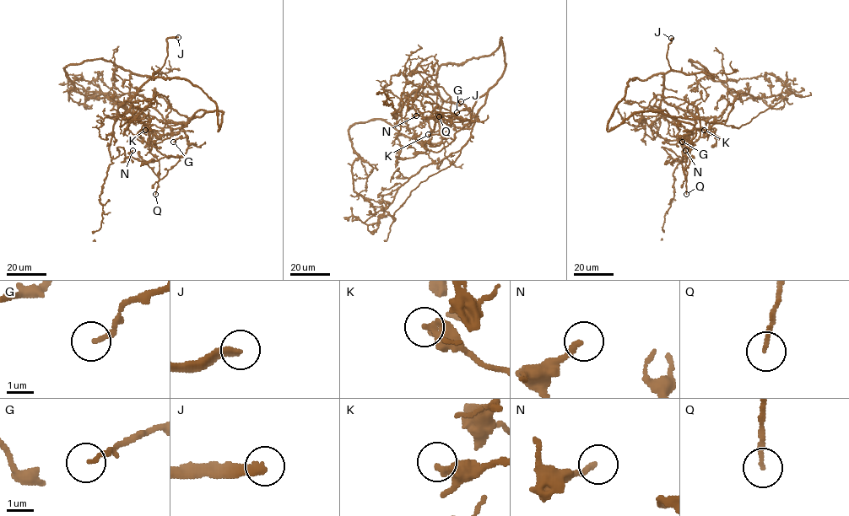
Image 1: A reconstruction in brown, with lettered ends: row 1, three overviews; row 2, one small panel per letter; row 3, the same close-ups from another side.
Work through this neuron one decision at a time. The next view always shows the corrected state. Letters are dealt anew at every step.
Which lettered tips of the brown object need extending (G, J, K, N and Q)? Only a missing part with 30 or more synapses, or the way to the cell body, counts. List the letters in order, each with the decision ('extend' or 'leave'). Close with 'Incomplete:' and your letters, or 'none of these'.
G: leave
J: leave
K: leave
N: leave
Q: leave
Incomplete: none of these

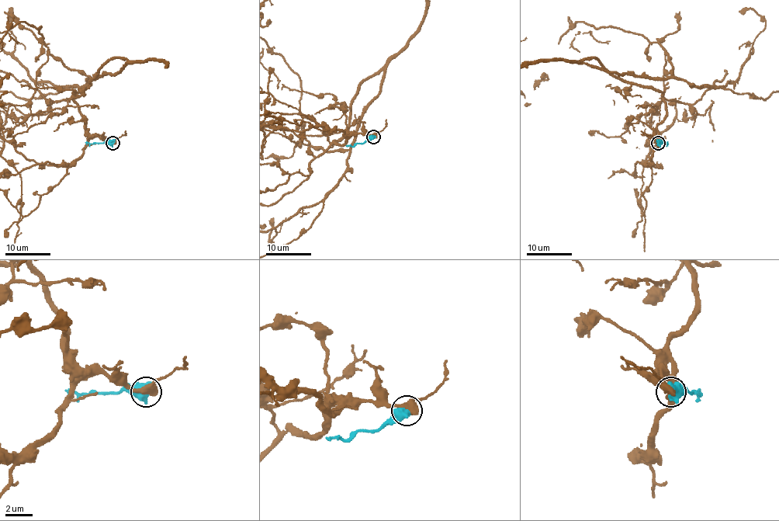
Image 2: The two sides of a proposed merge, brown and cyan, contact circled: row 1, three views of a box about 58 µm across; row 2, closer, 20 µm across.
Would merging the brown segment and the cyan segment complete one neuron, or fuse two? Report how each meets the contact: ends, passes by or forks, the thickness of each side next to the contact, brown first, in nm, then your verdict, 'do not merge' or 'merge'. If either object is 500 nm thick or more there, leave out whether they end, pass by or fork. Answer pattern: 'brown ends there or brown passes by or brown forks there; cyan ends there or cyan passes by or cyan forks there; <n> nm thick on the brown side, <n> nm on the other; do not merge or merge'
480 nm thick on the brown side, 900 nm on the other; do not merge

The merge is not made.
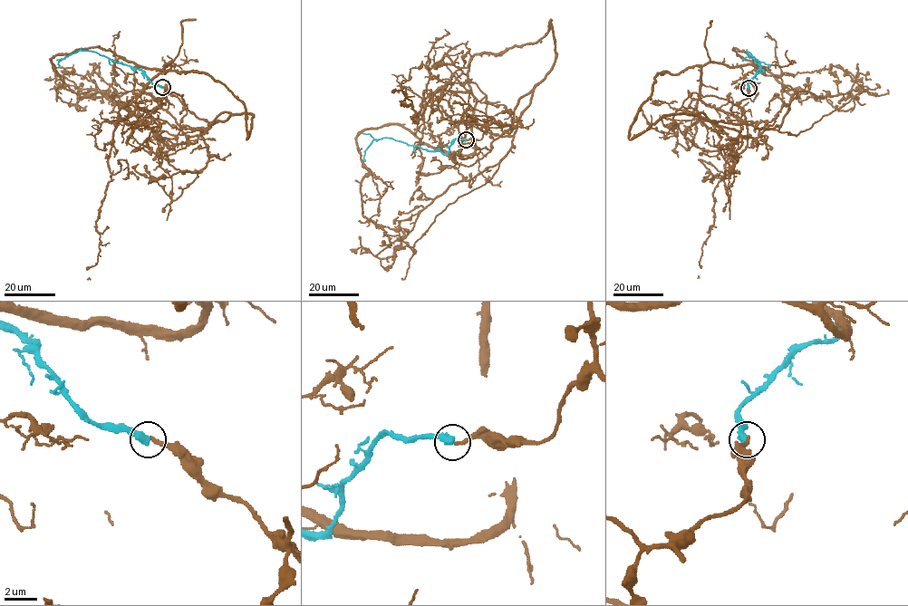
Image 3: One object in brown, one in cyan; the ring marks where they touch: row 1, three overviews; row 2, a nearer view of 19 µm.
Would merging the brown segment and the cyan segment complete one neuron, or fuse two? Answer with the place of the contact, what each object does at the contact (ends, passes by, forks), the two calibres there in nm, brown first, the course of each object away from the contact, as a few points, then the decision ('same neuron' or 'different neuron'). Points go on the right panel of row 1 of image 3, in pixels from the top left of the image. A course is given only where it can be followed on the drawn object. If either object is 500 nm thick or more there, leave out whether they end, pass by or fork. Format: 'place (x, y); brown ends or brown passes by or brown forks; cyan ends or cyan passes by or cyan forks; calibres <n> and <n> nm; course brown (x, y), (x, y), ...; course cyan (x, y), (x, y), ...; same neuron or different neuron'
place (748, 88); calibres 240 and 500 nm; course brown (748, 87), (738, 105), (760, 129), (796, 92), (841, 93), (828, 69), (776, 77), (838, 110), (851, 91); course cyan (748, 87), (748, 82), (762, 71), (747, 51), (748, 56), (770, 67); different neuron

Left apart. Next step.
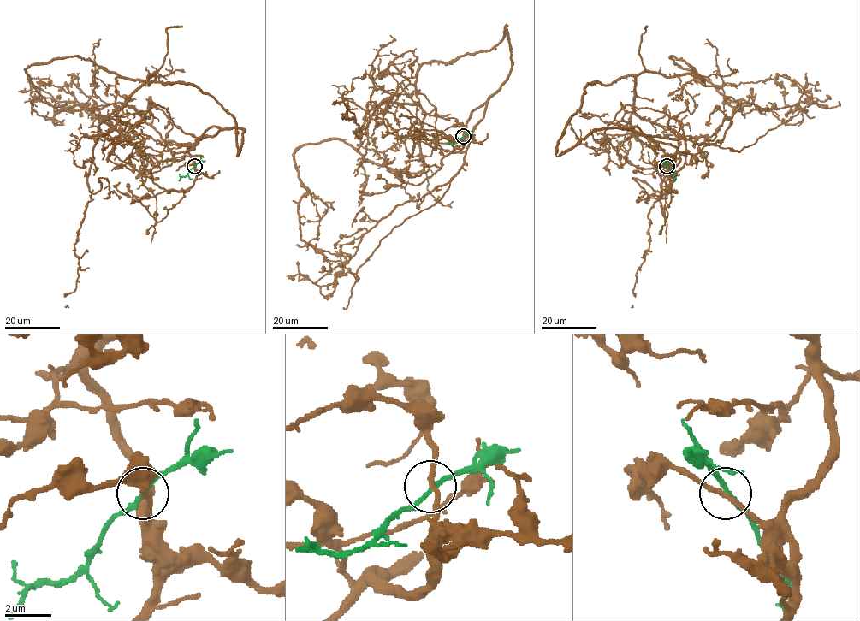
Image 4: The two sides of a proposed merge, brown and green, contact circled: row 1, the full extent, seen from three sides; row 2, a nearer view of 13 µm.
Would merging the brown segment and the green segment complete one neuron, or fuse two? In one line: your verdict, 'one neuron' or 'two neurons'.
two neurons

